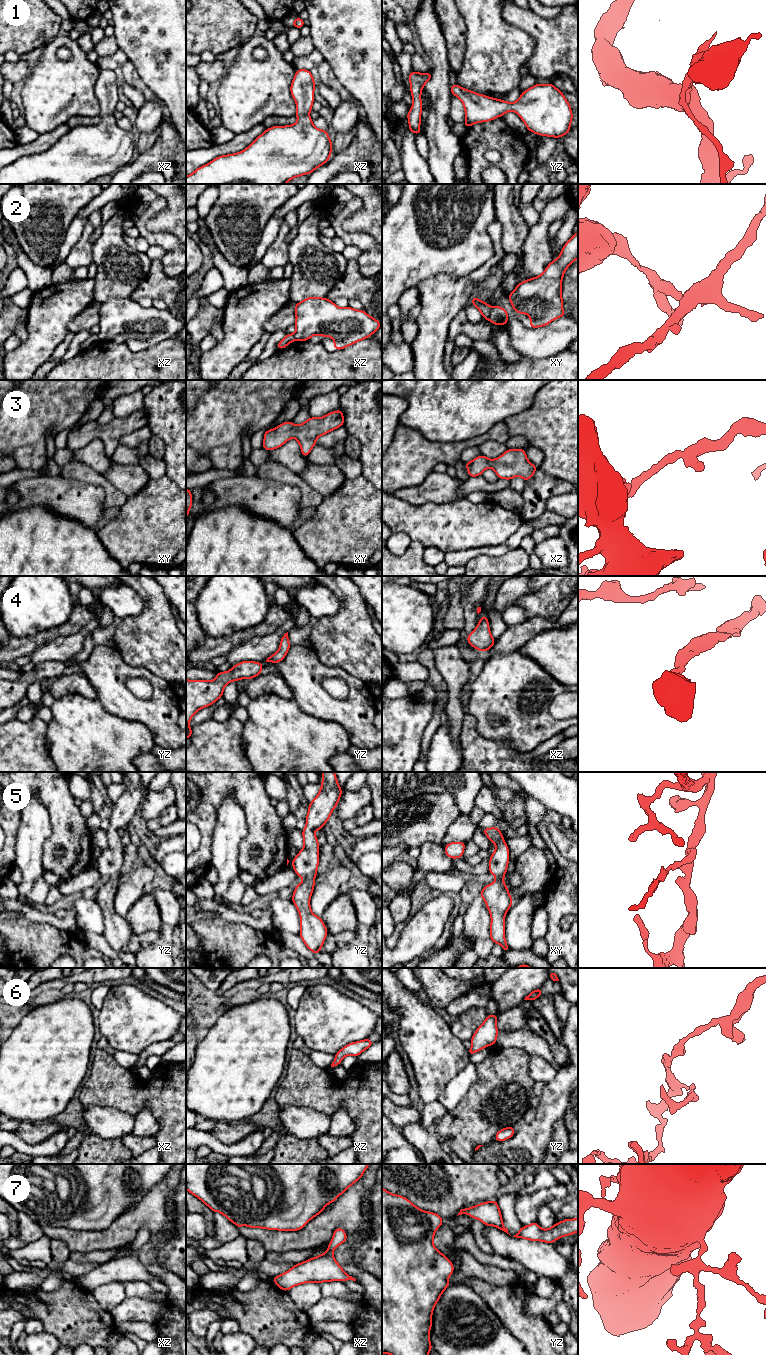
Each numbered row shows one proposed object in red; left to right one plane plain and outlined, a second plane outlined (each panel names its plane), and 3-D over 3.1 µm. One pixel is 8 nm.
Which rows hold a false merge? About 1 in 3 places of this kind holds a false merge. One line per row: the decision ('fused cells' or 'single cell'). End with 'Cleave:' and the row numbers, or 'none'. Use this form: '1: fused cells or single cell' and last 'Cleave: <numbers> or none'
1: single cell
2: fused cells
3: single cell
4: single cell
5: single cell
6: single cell
7: single cell
Cleave: 2

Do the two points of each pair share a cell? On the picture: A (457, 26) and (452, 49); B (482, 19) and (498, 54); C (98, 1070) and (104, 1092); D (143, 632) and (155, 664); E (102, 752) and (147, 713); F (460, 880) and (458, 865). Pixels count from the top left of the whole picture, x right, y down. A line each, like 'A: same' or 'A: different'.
A: same
B: same
C: same
D: same
E: different
F: different

